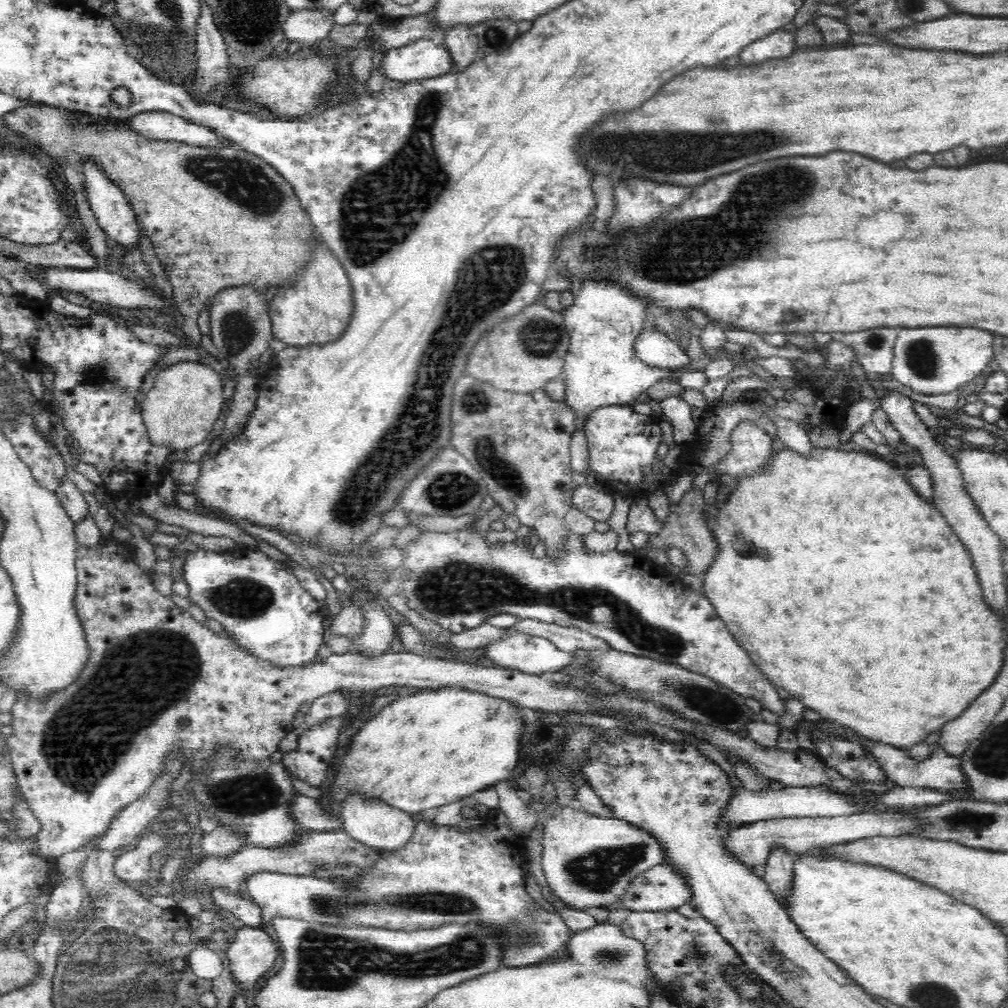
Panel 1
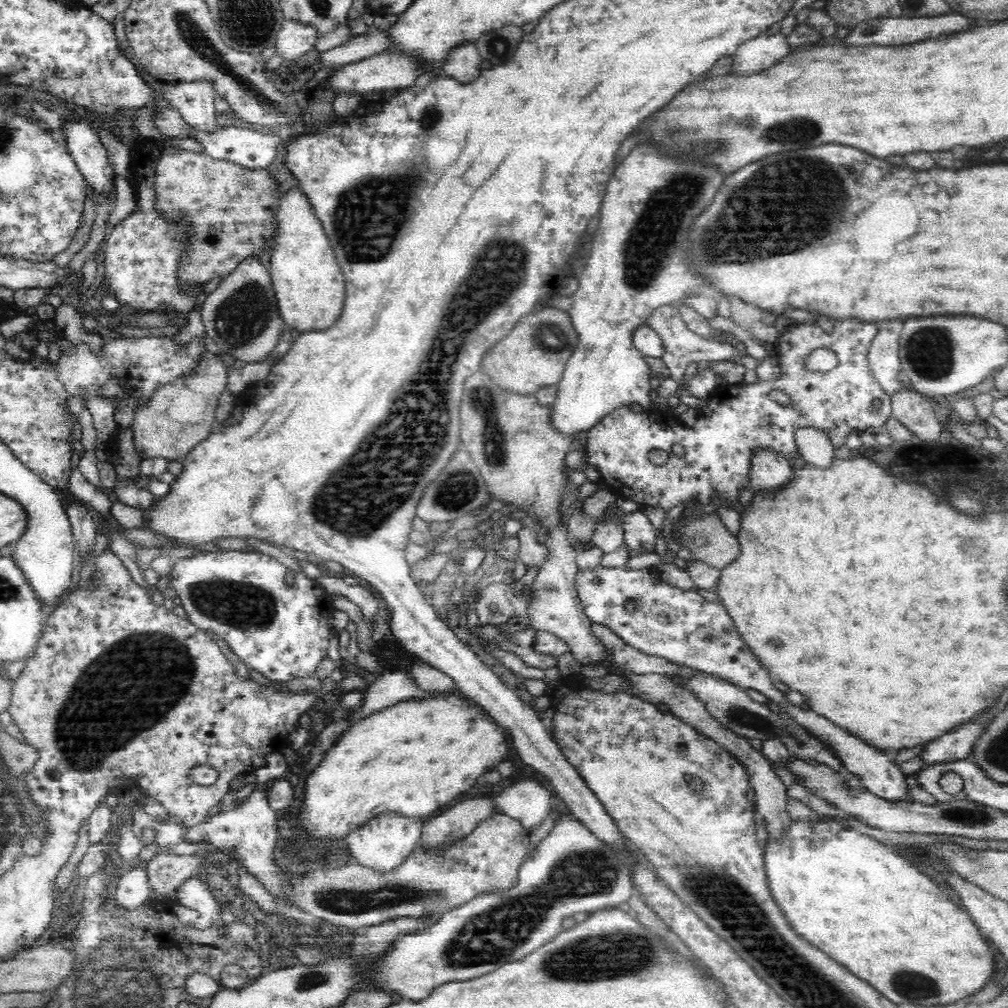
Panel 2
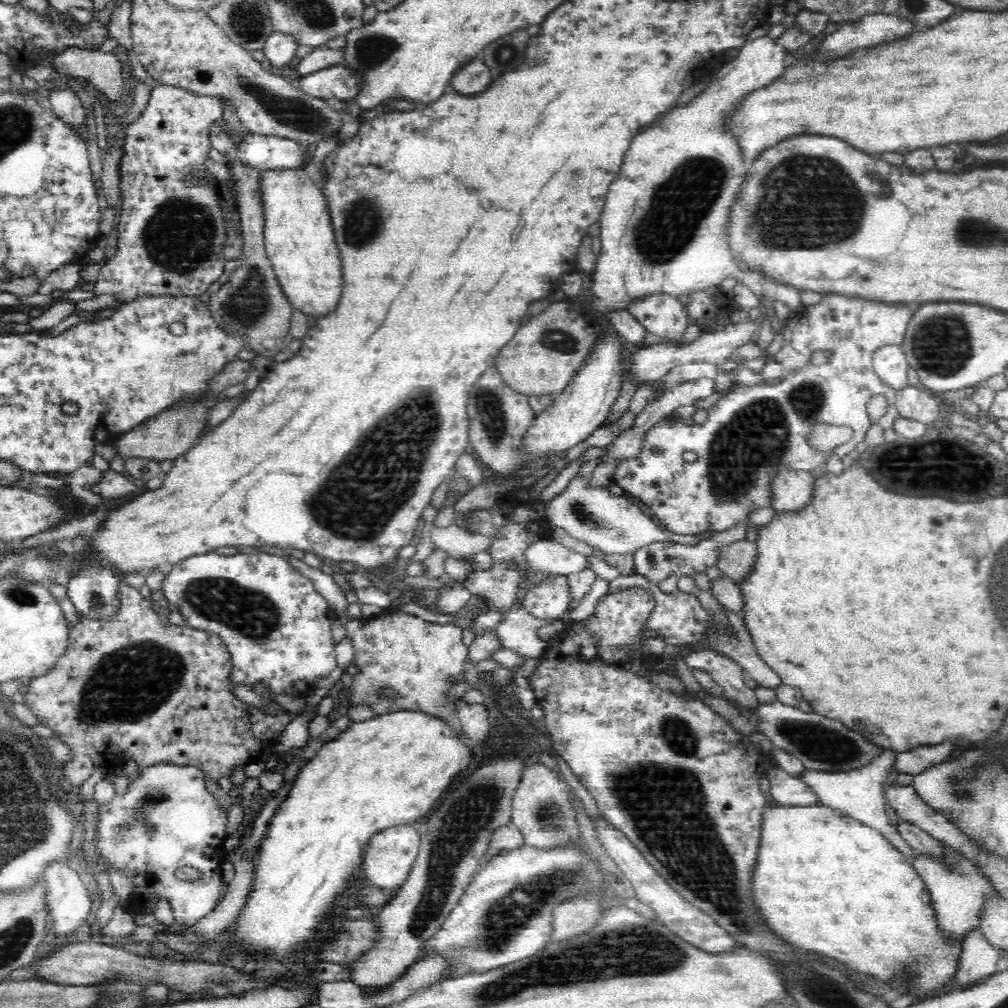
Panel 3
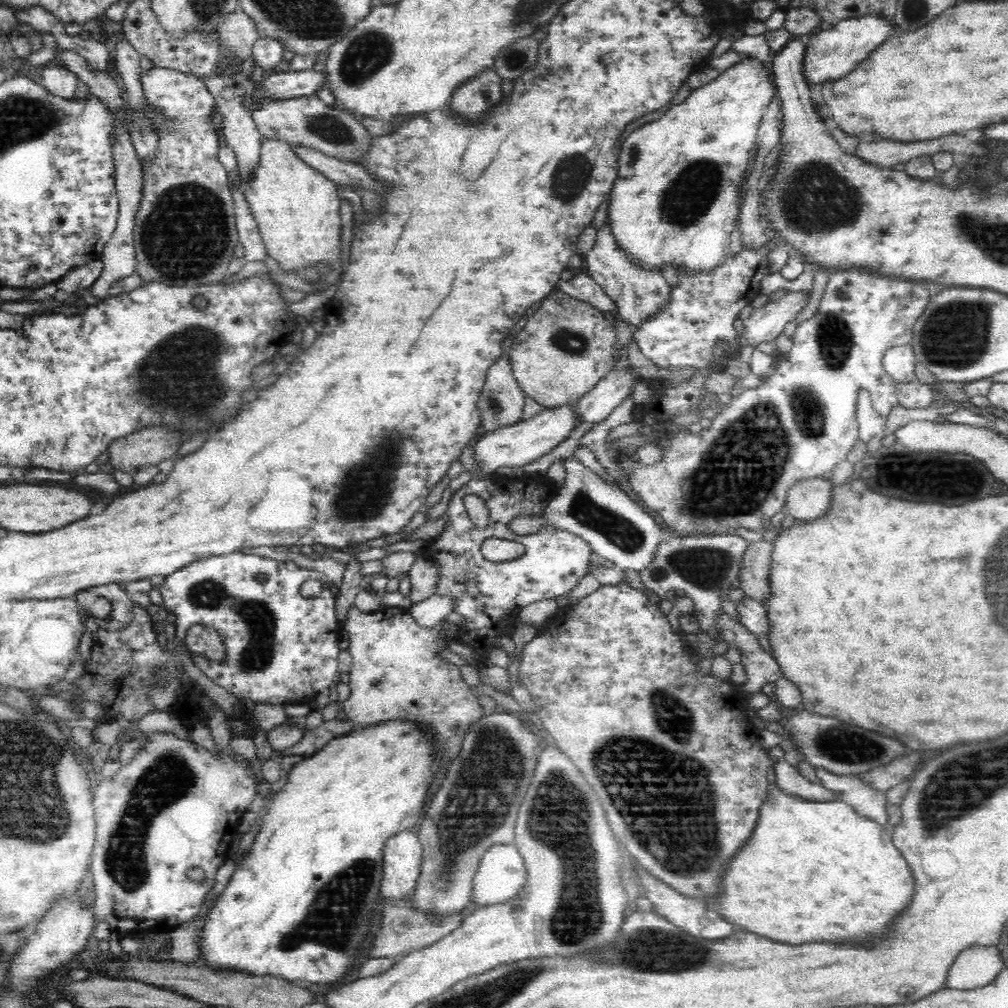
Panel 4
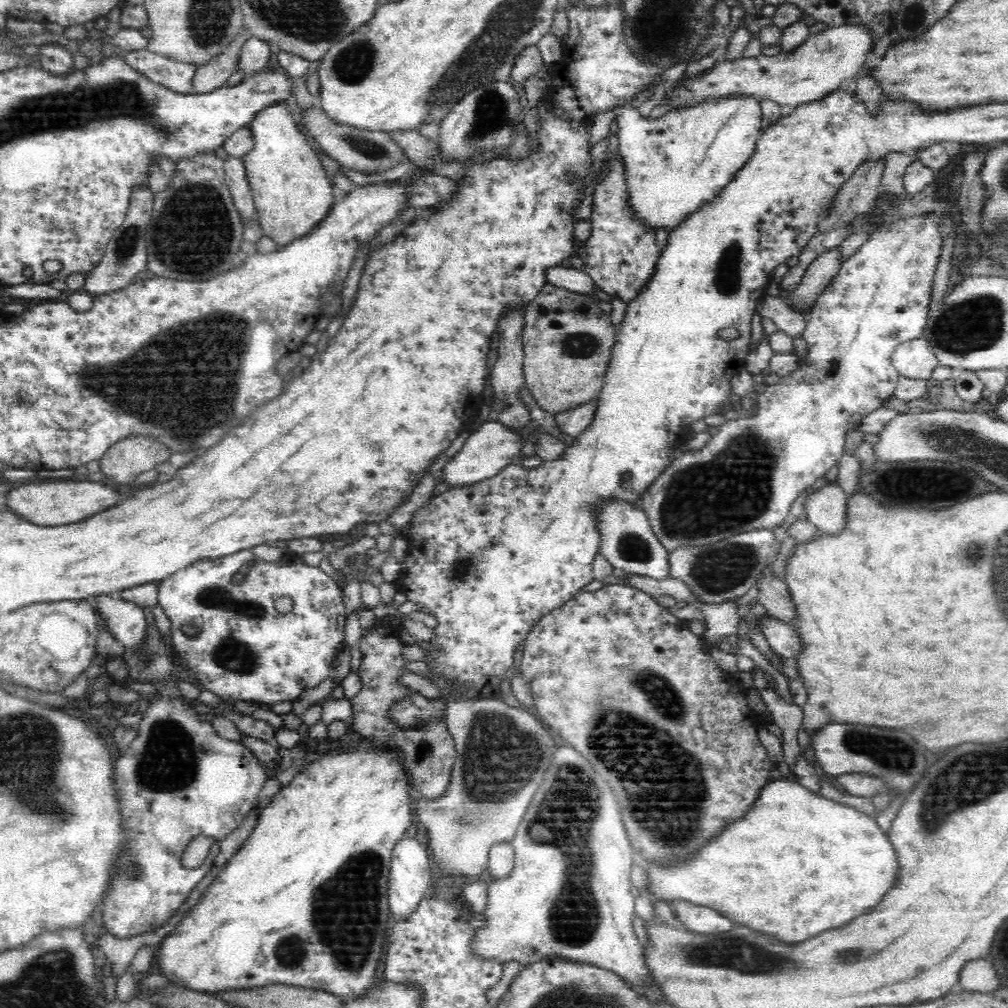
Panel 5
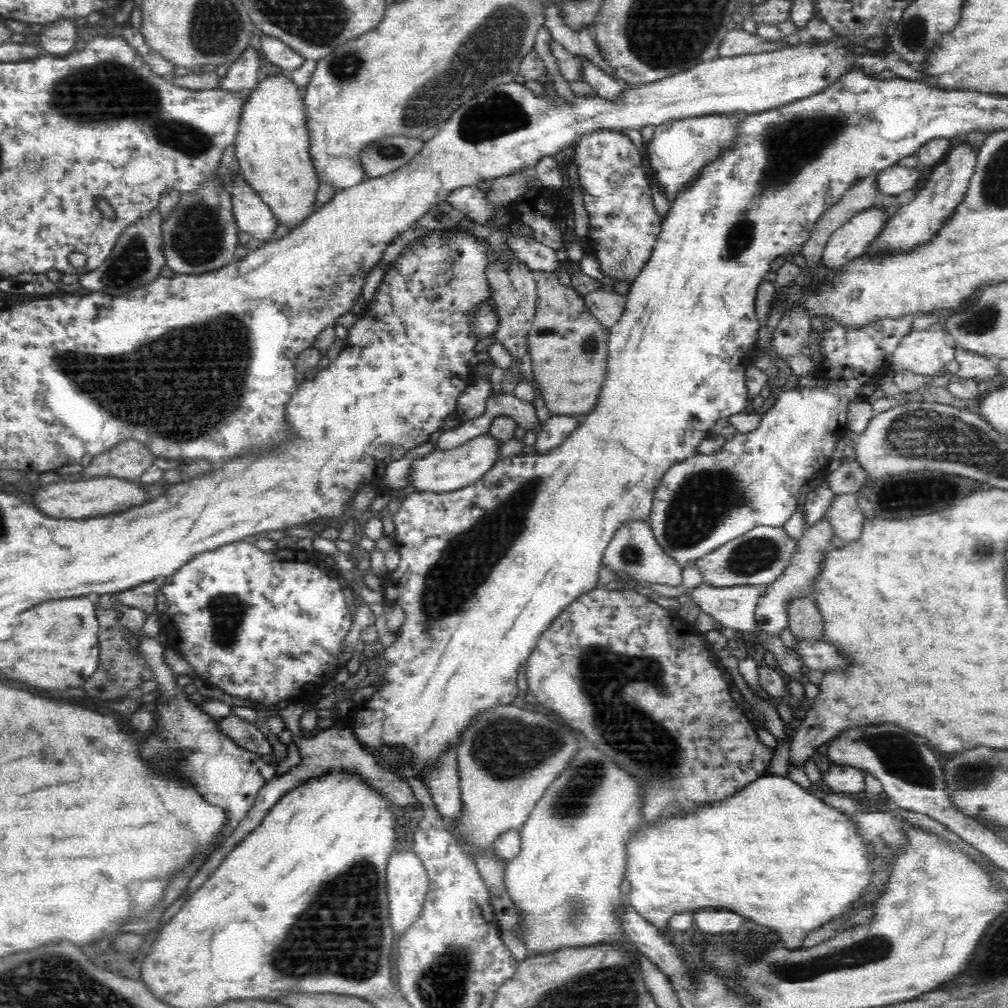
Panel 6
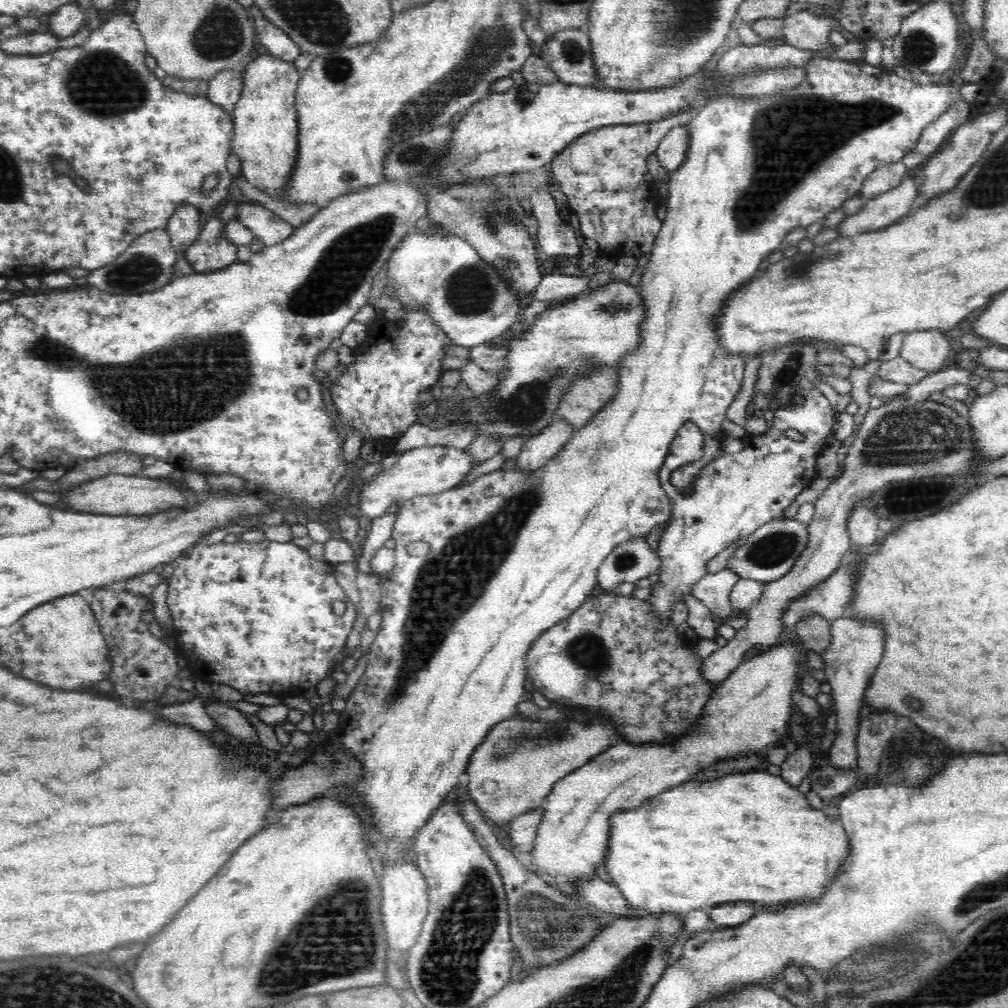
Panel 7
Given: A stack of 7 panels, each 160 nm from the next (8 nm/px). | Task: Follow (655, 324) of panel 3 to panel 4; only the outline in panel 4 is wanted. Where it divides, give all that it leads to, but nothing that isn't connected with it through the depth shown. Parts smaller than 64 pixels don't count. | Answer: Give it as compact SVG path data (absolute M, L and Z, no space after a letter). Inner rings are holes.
M606 222L597 230L595 244L585 254L585 257L587 274L614 300L617 306L616 315L620 320L638 326L640 323L652 319L658 311L661 311L662 307L665 307L666 303L669 303L671 286L664 279L662 271L648 270L640 265L634 265L626 257L624 249L620 249L620 245L616 243L610 223Z

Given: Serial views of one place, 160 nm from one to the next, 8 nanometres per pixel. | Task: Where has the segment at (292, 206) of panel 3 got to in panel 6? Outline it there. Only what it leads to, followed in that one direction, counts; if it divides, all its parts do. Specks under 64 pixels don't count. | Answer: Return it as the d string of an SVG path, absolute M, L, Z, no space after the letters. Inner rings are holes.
M268 76L252 89L250 98L241 110L241 122L237 132L234 152L239 162L240 175L258 193L260 199L274 213L278 225L298 227L317 209L314 207L320 177L314 170L310 156L310 137L303 104L303 89L286 76Z

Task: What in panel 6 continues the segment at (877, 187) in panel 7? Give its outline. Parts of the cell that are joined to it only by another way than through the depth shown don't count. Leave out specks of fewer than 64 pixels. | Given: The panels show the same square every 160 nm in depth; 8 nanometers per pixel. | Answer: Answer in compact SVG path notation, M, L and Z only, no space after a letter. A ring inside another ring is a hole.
M896 164L881 170L875 181L882 196L896 196L905 190L916 190L920 176L922 176L921 167L905 167Z

